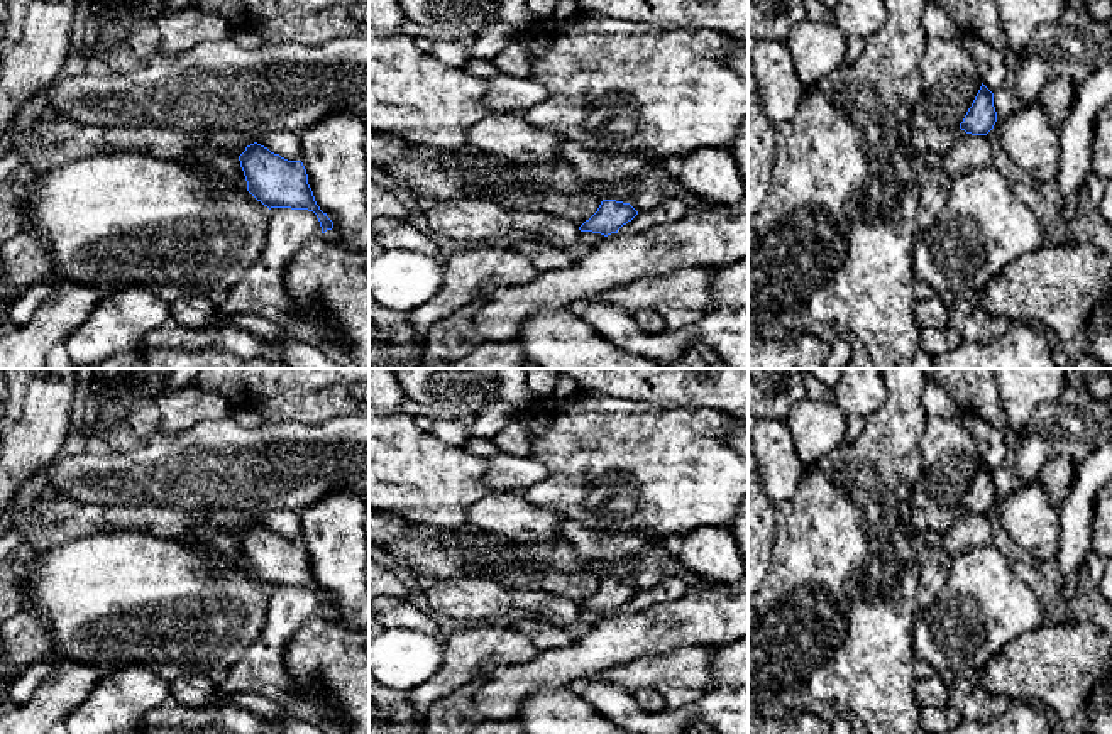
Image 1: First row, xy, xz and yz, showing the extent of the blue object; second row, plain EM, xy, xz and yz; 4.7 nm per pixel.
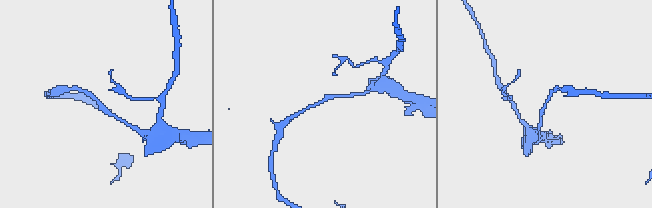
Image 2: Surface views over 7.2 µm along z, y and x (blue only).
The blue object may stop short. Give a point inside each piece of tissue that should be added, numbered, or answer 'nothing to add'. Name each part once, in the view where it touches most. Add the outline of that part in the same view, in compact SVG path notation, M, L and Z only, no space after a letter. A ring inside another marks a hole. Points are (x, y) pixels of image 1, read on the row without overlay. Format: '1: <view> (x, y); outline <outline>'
nothing to add

